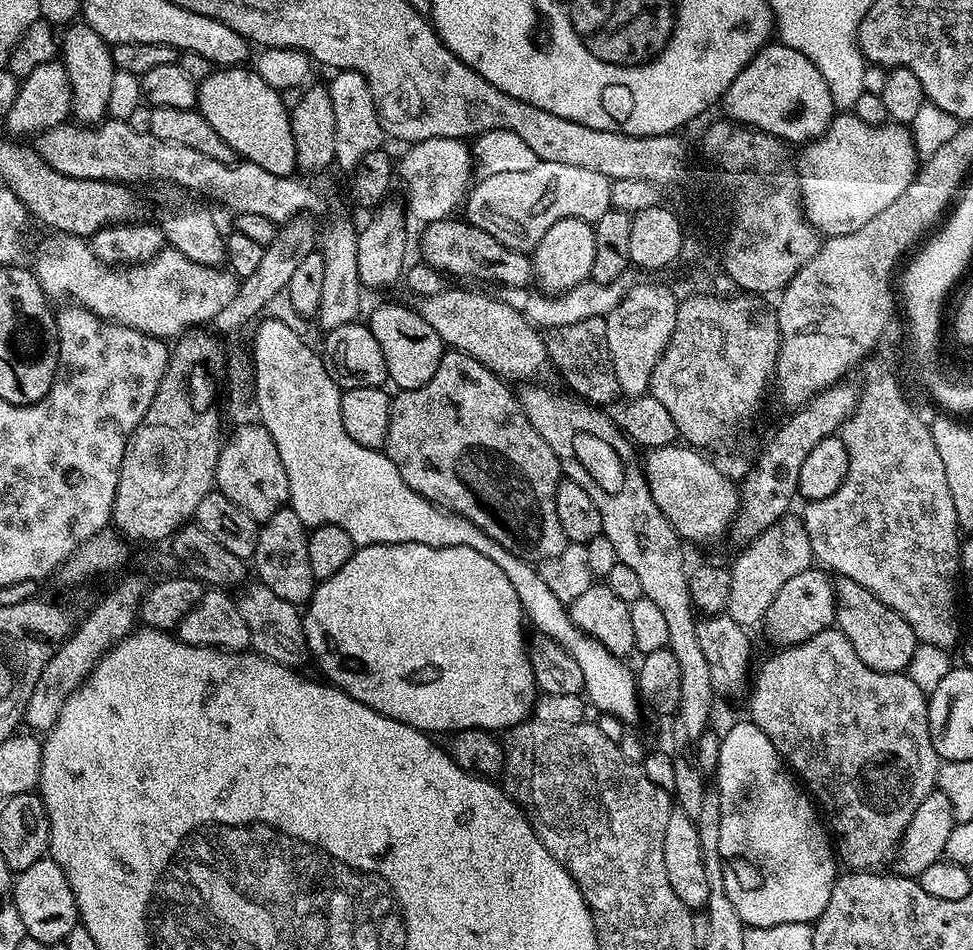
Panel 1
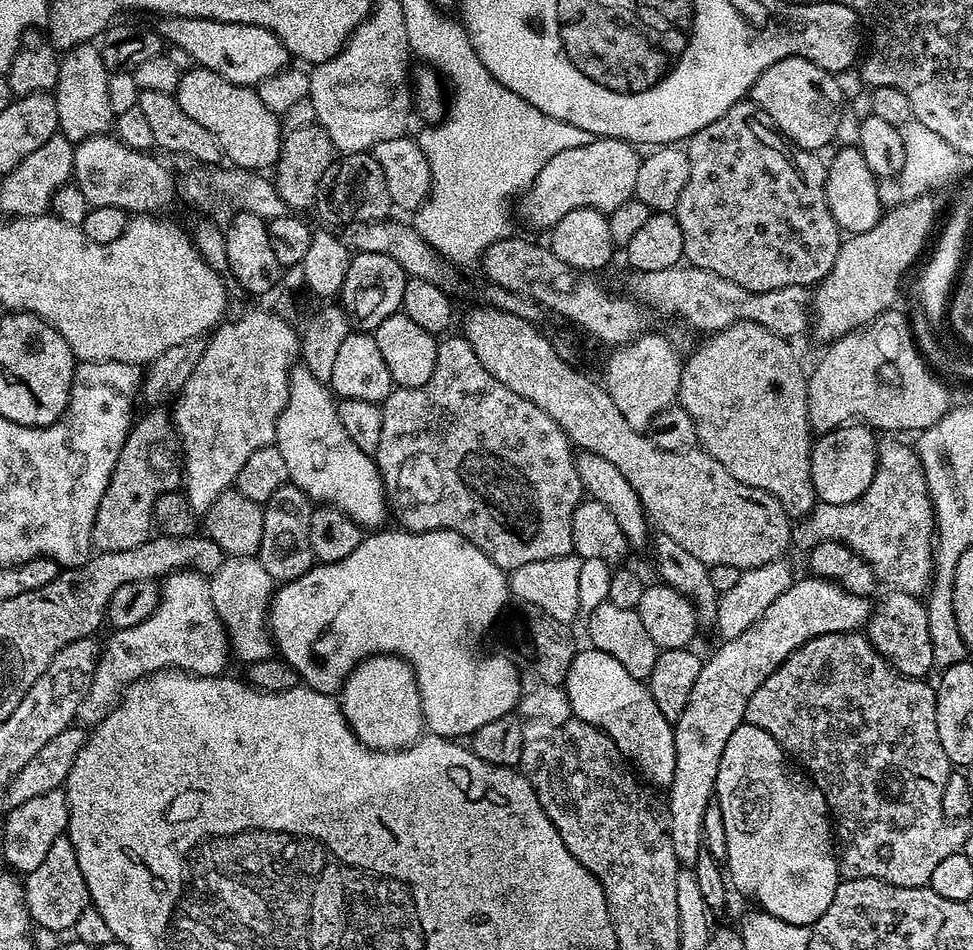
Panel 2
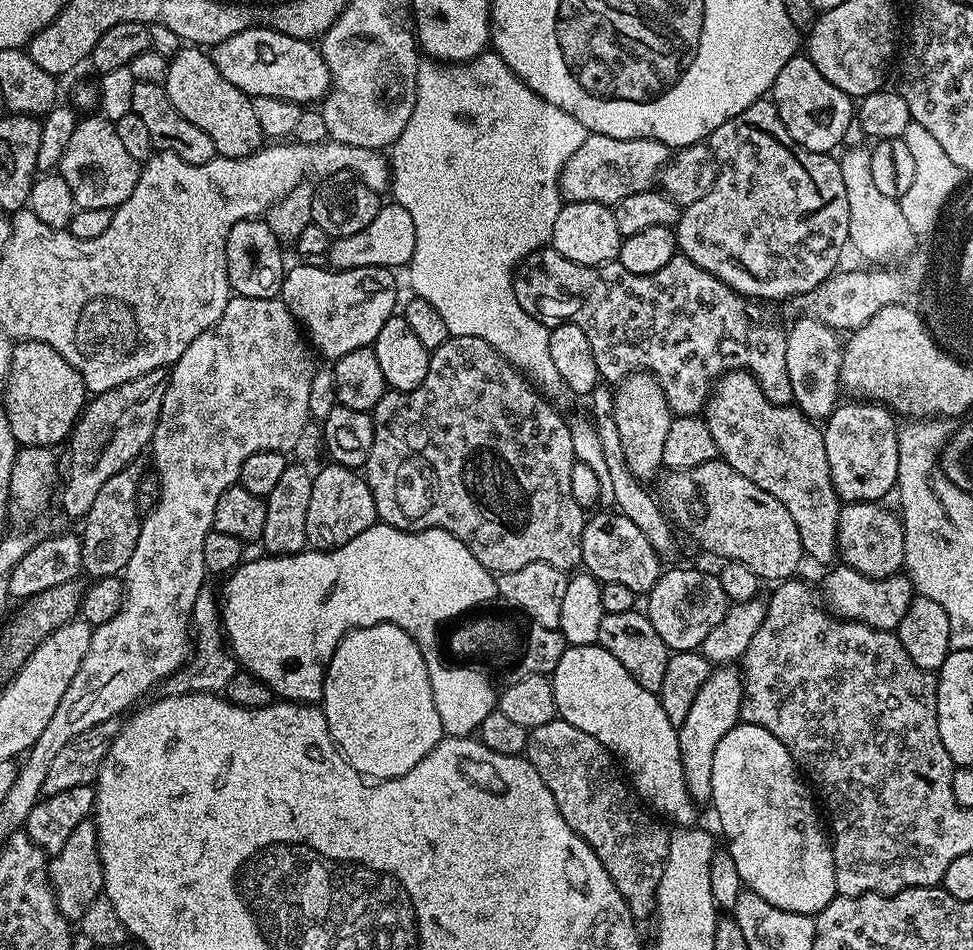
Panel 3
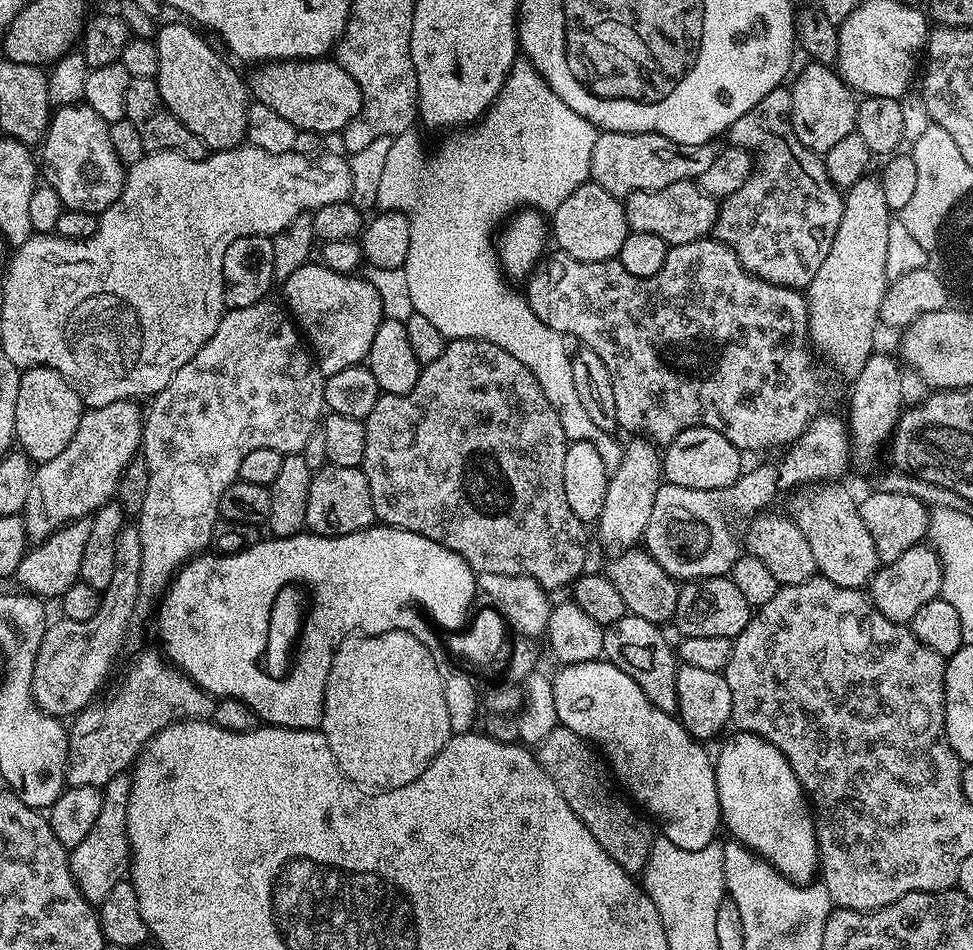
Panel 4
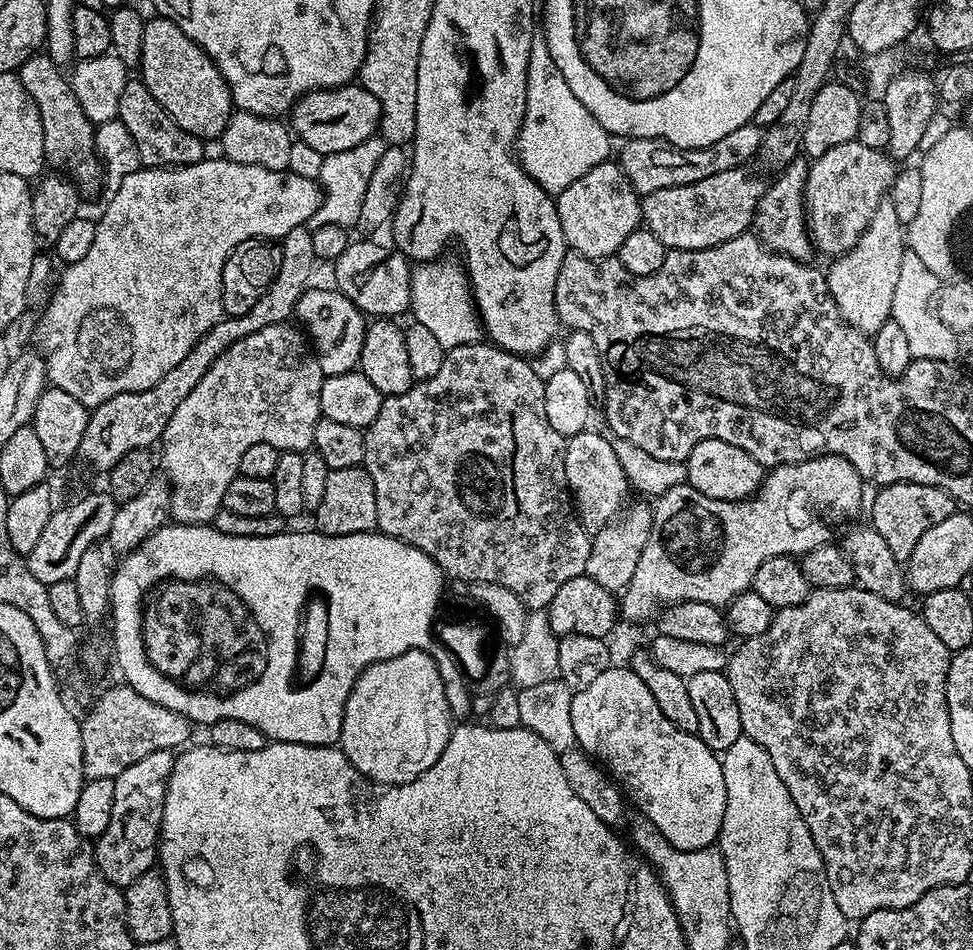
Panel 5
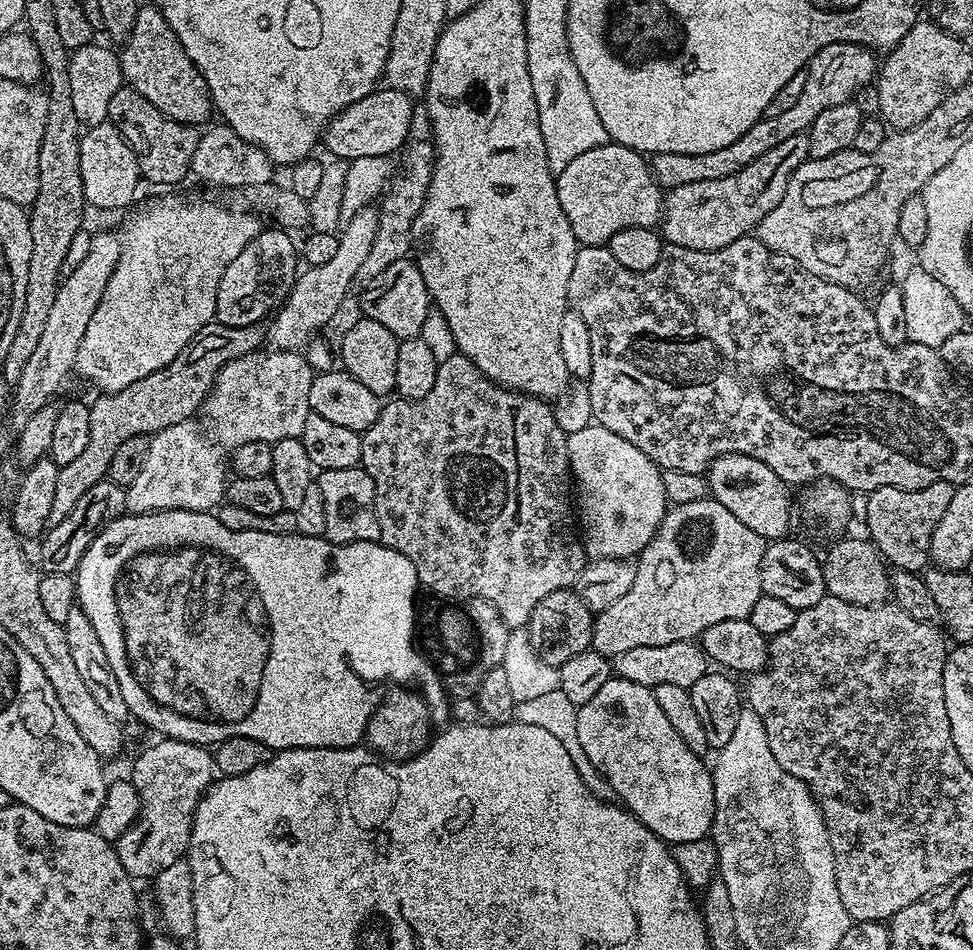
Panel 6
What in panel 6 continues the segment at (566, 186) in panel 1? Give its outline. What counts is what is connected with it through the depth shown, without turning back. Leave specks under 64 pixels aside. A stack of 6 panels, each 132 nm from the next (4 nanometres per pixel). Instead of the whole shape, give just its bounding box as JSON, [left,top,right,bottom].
[650,44,878,190]

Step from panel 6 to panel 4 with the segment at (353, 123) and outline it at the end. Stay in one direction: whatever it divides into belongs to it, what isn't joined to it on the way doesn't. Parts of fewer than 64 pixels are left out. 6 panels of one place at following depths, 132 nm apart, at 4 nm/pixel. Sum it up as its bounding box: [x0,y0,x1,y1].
[250,59,362,134]

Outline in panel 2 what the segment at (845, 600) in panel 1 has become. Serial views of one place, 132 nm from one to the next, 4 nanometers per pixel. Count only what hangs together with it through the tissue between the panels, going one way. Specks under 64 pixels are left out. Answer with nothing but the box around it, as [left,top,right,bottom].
[866,590,934,677]

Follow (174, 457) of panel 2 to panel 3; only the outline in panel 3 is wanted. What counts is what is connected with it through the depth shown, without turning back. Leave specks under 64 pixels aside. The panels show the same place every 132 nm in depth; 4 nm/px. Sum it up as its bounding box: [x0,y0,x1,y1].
[79,462,142,577]

